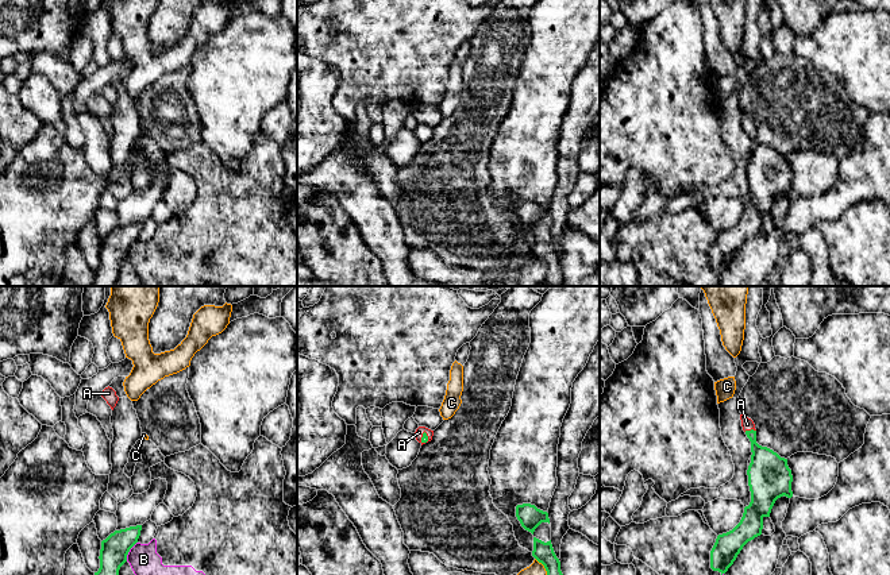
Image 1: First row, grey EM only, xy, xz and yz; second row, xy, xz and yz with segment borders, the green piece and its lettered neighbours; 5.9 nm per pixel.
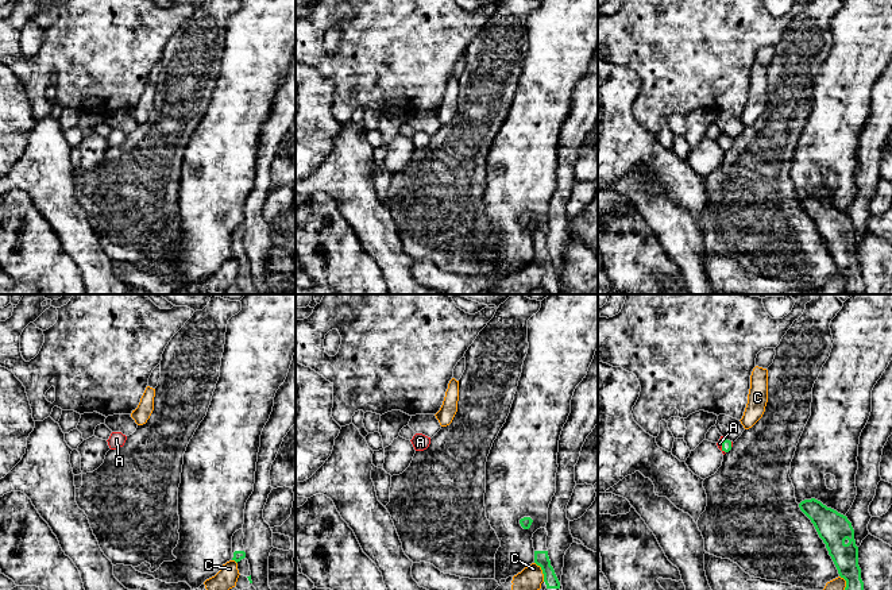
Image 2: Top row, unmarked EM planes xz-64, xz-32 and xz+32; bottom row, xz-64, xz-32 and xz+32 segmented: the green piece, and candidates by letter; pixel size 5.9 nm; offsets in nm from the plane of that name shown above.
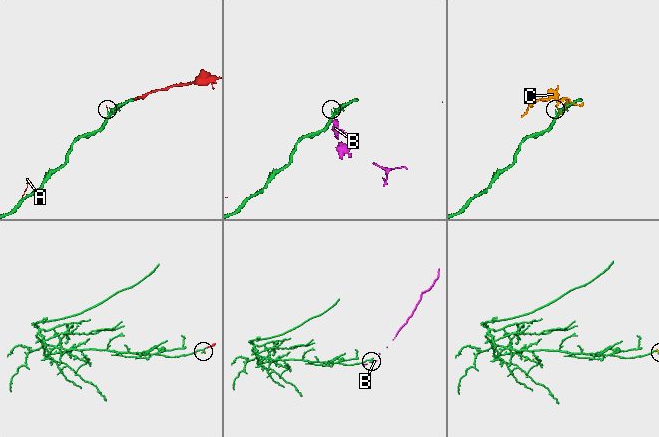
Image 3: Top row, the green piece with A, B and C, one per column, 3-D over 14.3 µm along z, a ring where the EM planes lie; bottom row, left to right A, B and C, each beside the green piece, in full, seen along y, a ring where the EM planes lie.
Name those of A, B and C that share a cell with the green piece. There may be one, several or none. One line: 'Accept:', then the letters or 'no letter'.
Accept: A

